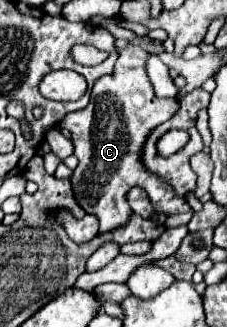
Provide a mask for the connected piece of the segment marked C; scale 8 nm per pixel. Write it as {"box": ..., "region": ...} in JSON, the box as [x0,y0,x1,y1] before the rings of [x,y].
{"box":[61,45,193,233],"region":[[[139,45],[119,49],[119,61],[115,63],[113,73],[95,81],[89,105],[81,111],[65,115],[61,121],[61,125],[67,125],[67,131],[71,133],[75,157],[79,159],[73,173],[75,197],[87,213],[93,213],[99,219],[99,233],[121,229],[127,223],[132,210],[126,194],[133,185],[147,191],[157,213],[173,215],[193,211],[187,199],[175,197],[175,193],[167,189],[167,183],[153,173],[147,173],[143,165],[139,165],[139,145],[143,145],[143,137],[147,137],[155,125],[167,121],[179,107],[177,99],[155,97],[153,85],[145,73],[147,55],[149,53]]]}

